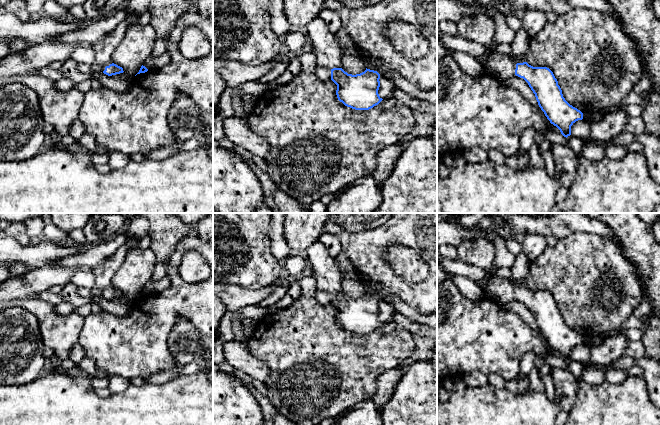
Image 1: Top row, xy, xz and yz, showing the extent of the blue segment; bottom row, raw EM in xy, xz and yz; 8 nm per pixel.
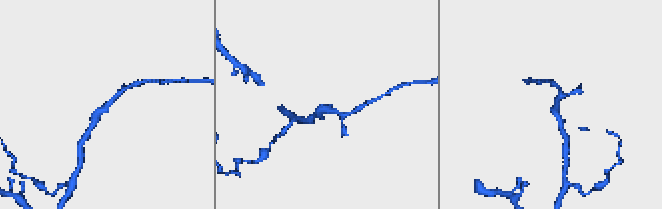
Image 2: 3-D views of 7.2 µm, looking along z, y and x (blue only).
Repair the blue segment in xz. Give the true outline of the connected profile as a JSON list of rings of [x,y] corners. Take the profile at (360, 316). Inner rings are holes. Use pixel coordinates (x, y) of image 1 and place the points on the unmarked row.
[[[314,242],[305,252],[312,265],[315,292],[321,290],[331,294],[331,304],[337,309],[336,319],[340,326],[355,334],[369,334],[383,324],[378,318],[380,298],[377,295],[366,292],[364,296],[352,299],[341,292],[344,276],[322,242]]]

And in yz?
[[[438,255],[437,261],[450,273],[467,277],[477,284],[485,282],[485,296],[500,305],[507,305],[514,299],[523,302],[535,318],[538,329],[547,343],[564,361],[570,360],[571,350],[583,343],[583,337],[565,324],[558,305],[549,292],[533,291],[527,286],[516,287],[509,280],[500,279],[496,275],[489,276],[486,270],[467,265],[458,259]]]

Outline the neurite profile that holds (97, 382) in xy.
[[[78,365],[64,371],[68,376],[75,378],[86,378],[94,389],[103,389],[108,387],[109,378],[99,375],[92,375],[83,371]]]

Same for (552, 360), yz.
[[[552,353],[545,355],[545,363],[552,368],[567,368],[568,363],[564,361],[561,357],[558,357]]]

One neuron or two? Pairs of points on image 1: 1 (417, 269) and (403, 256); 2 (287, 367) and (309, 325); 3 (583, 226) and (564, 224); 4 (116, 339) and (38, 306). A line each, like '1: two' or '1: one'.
1: one
2: one
3: one
4: two

